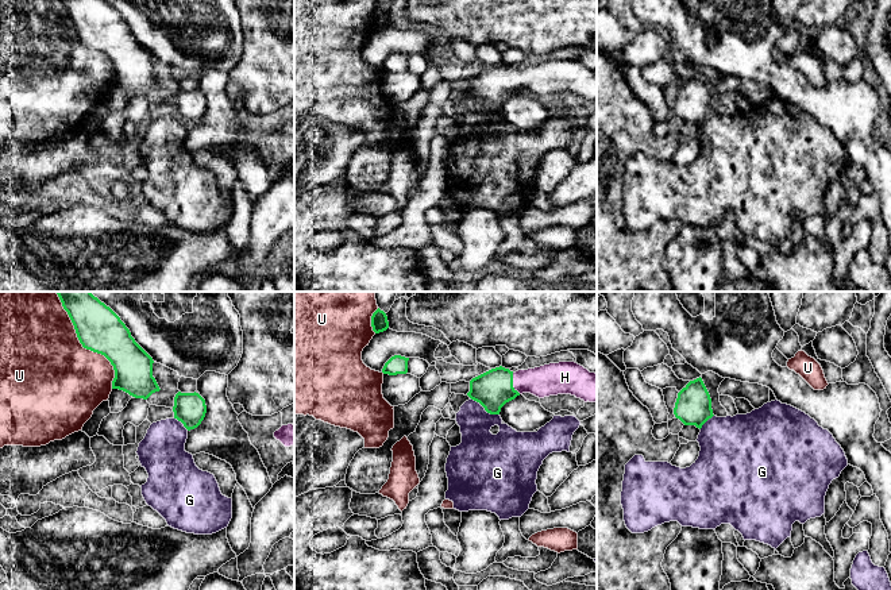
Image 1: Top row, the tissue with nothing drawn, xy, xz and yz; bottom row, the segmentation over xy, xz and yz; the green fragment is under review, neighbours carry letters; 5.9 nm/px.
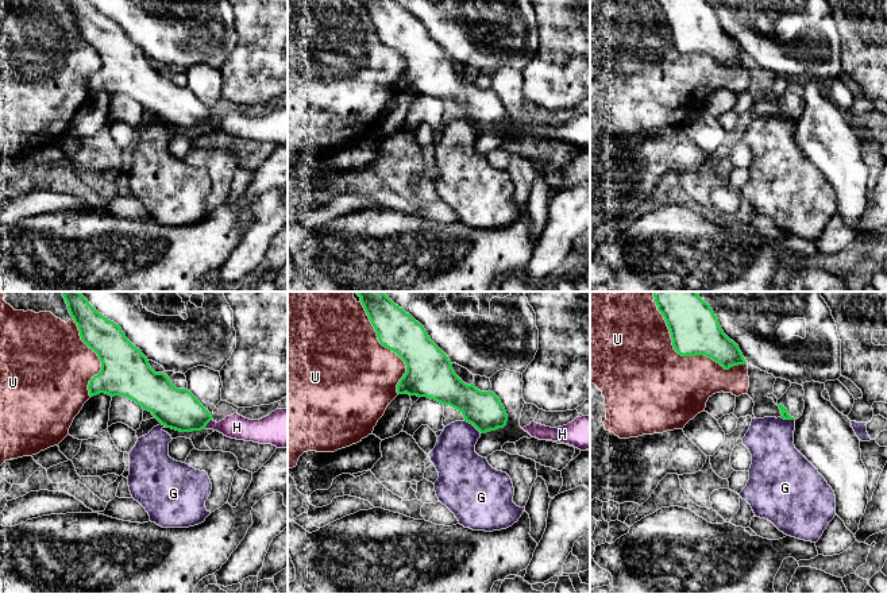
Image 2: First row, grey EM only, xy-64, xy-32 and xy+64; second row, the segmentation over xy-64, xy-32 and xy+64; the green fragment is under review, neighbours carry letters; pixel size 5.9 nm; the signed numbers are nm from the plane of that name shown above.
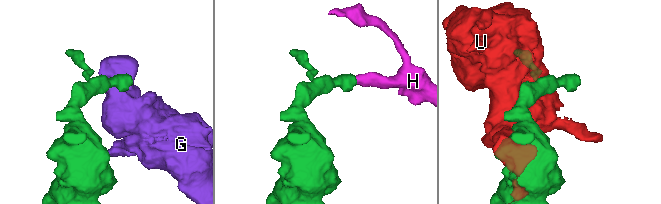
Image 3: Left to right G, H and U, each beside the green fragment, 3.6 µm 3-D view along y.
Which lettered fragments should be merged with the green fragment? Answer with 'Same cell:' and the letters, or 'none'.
Same cell: H

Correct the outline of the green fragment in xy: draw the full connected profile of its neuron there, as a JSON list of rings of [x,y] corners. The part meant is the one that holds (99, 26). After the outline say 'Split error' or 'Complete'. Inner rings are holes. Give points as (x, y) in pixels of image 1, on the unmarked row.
[[[62,0],[84,46],[104,53],[115,68],[112,86],[147,97],[159,84],[153,74],[153,55],[135,39],[120,15],[104,0]]]. Complete

